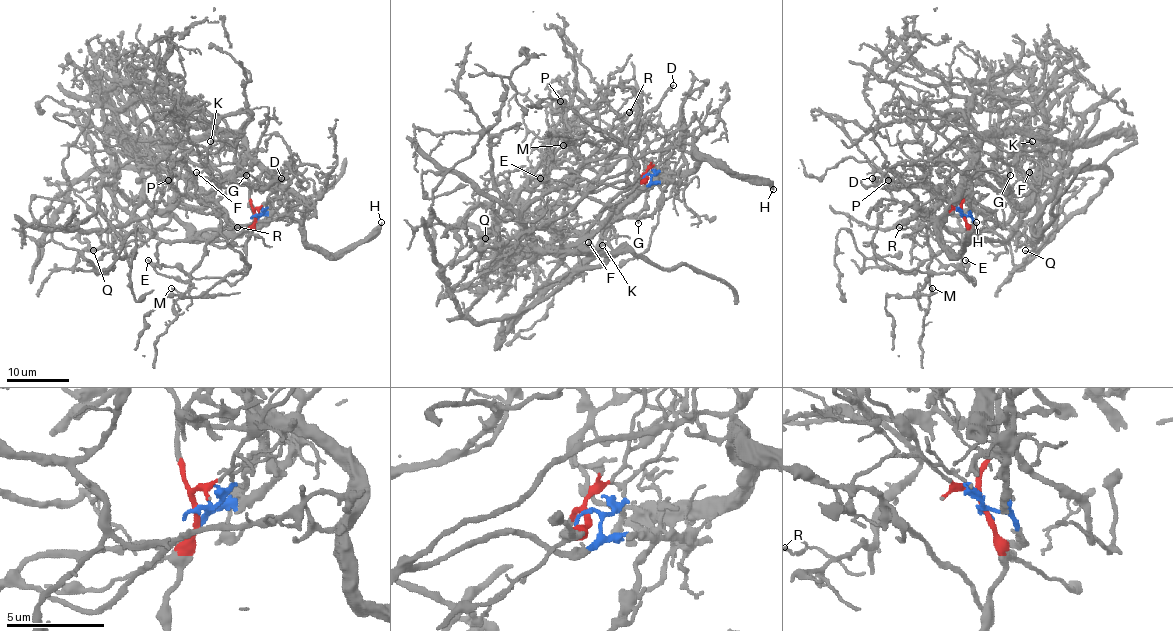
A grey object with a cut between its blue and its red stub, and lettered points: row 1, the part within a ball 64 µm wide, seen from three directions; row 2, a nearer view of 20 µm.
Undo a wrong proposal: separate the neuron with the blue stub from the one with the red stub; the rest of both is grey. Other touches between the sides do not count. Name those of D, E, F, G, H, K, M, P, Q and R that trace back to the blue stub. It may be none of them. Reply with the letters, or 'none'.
D, G, H, K, Q

